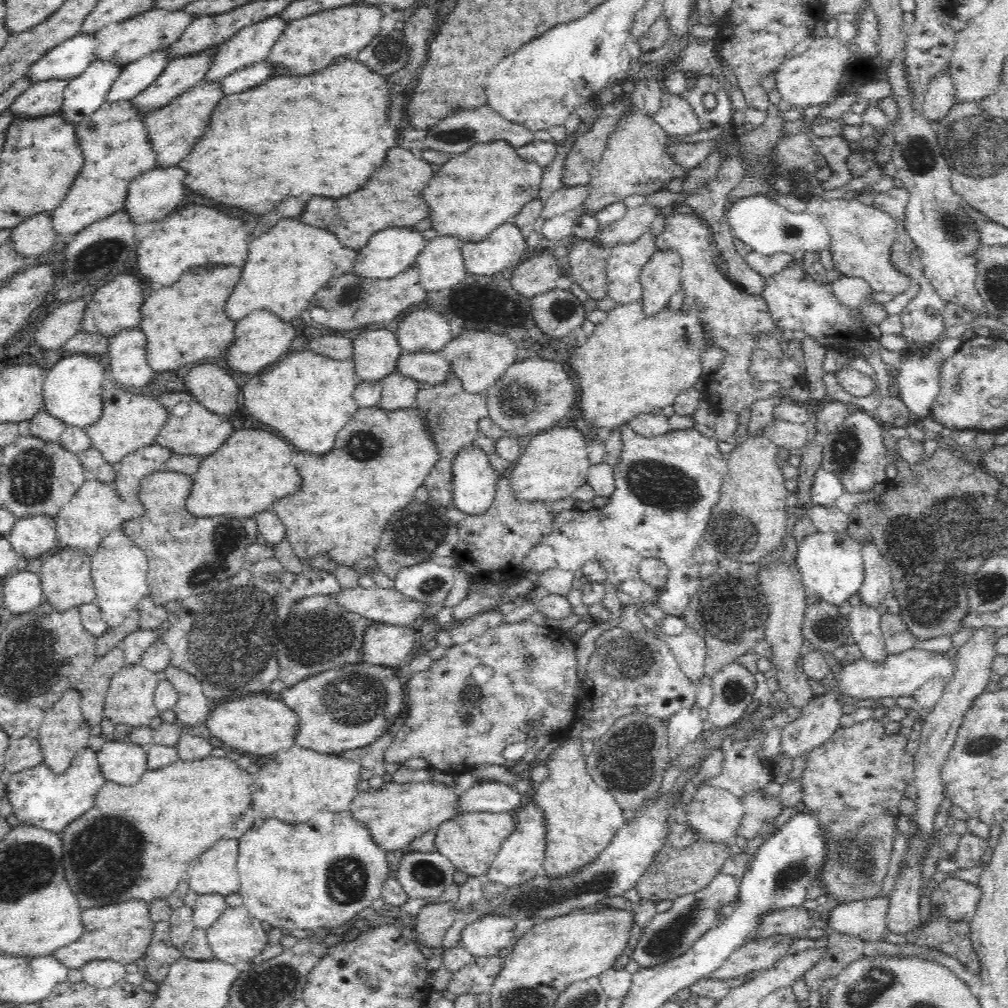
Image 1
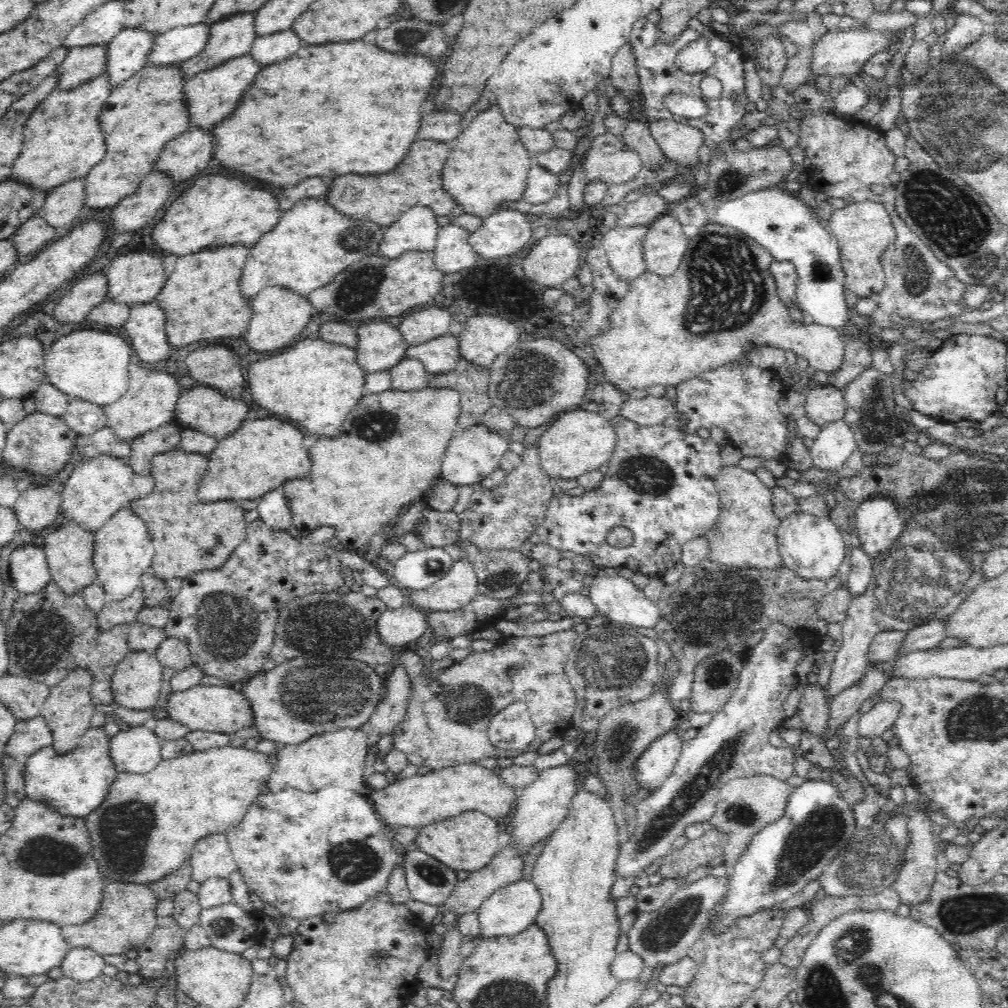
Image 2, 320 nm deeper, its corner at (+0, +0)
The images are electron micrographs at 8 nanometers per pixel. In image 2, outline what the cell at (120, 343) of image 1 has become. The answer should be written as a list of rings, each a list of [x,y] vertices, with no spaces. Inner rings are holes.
[[[156,300],[130,309],[124,323],[125,340],[142,364],[156,364],[168,356],[164,326],[165,317]]]

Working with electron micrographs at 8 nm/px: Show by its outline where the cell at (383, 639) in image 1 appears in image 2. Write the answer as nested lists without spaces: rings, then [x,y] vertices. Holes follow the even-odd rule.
[[[409,604],[396,610],[387,608],[377,622],[378,638],[390,649],[415,644],[427,628],[426,612]]]

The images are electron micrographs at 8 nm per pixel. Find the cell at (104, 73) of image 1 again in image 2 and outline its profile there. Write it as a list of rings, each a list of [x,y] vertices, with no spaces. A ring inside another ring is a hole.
[[[123,28],[107,44],[103,73],[110,90],[117,89],[145,67],[154,37],[142,29]]]

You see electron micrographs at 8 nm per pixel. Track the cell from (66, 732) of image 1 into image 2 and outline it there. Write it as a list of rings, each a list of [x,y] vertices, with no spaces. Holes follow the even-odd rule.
[[[77,669],[70,672],[62,683],[52,687],[48,698],[44,701],[40,716],[51,730],[53,747],[58,754],[70,754],[78,746],[86,730],[92,727],[91,719],[96,712],[91,699],[92,686],[93,679],[90,673]]]

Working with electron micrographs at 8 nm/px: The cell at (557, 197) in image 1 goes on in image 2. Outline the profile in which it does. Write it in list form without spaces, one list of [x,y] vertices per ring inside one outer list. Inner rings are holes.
[[[606,133],[596,136],[592,148],[584,158],[584,181],[596,183],[600,181],[606,185],[620,184],[634,180],[642,168],[641,158],[637,152],[631,150],[625,143],[623,135]]]

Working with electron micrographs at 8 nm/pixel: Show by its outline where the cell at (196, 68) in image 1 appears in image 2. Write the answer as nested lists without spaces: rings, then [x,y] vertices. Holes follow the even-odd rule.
[[[252,13],[234,14],[233,17],[210,26],[209,37],[202,52],[179,64],[183,80],[222,66],[230,59],[249,54],[250,47],[257,38],[254,17]]]

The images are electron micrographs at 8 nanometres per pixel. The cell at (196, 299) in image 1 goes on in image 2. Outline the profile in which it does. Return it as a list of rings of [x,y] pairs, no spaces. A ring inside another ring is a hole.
[[[240,245],[222,246],[221,249],[205,249],[192,253],[186,258],[179,258],[174,270],[166,276],[160,294],[155,298],[158,307],[165,317],[165,331],[168,334],[170,348],[184,348],[194,342],[214,342],[222,334],[222,338],[238,338],[247,331],[250,323],[250,304],[240,294],[240,276],[244,270],[244,262],[248,258],[250,248]]]

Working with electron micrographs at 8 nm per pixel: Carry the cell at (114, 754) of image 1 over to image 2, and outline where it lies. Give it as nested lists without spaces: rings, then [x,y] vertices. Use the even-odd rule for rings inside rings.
[[[143,726],[125,729],[110,738],[111,761],[118,773],[144,774],[161,761],[161,745],[155,733]]]

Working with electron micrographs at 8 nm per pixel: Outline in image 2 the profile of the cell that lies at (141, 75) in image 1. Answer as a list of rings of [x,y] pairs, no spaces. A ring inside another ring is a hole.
[[[203,22],[182,26],[160,33],[153,38],[147,64],[166,68],[180,64],[202,52],[209,37],[209,27]]]

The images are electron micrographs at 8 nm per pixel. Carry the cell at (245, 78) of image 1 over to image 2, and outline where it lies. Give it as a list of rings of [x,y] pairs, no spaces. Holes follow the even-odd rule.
[[[291,31],[270,34],[256,38],[249,50],[249,56],[263,69],[270,64],[280,64],[290,58],[302,46],[302,42]]]

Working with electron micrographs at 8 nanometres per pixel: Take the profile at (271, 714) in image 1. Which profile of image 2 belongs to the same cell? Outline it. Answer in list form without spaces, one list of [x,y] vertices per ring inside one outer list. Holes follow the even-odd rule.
[[[199,685],[185,692],[171,693],[165,710],[170,719],[180,722],[189,731],[205,730],[232,735],[246,728],[255,728],[255,715],[248,697],[229,686]]]

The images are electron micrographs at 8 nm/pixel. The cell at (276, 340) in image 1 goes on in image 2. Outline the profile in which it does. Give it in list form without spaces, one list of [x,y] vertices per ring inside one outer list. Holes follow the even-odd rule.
[[[278,286],[266,287],[255,296],[256,298],[250,301],[252,320],[250,320],[247,331],[242,335],[248,348],[254,352],[274,352],[274,350],[294,344],[296,336],[304,332],[304,328],[315,313],[307,297],[300,297],[295,292]]]

